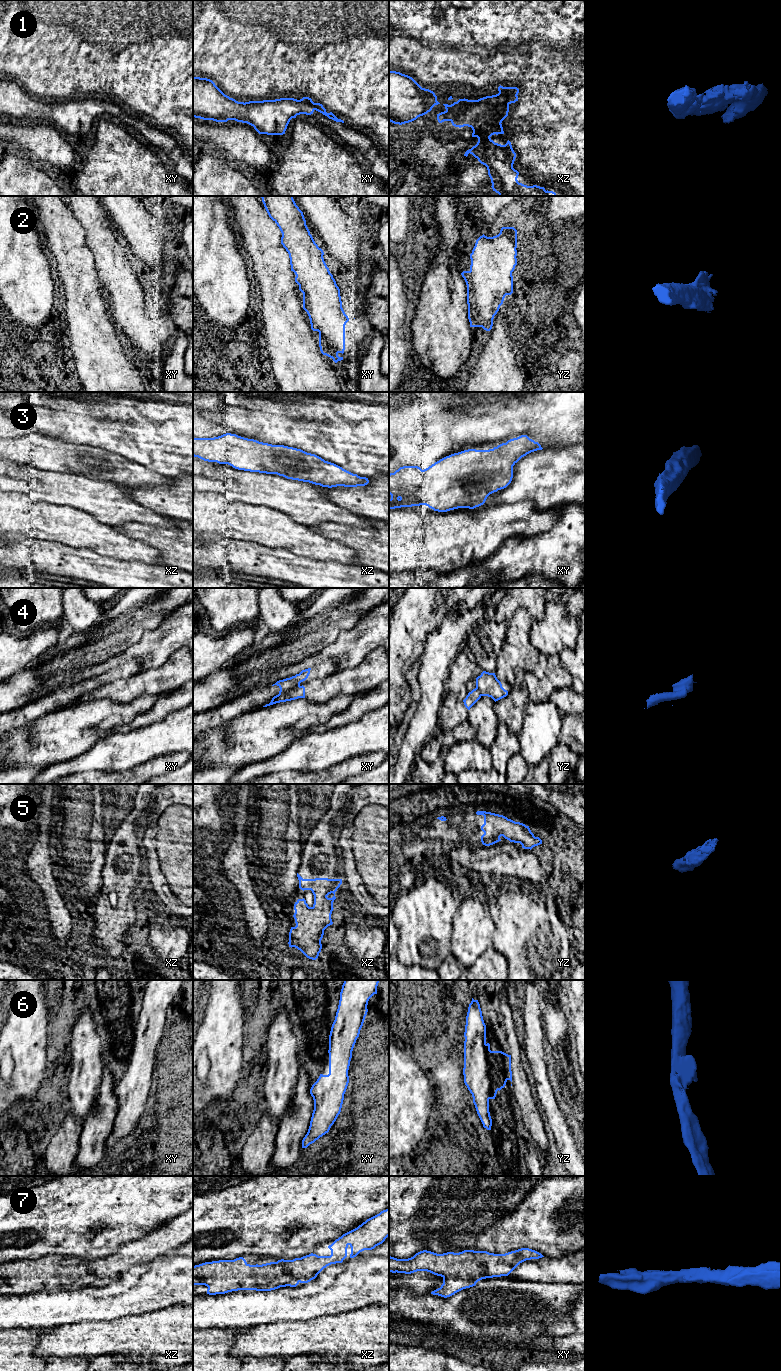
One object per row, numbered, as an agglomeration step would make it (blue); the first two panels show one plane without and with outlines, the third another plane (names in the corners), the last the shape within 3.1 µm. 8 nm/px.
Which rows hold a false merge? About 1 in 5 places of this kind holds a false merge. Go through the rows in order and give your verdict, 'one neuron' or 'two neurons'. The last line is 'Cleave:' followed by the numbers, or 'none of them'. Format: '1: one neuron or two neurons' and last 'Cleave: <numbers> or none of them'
1: one neuron
2: one neuron
3: one neuron
4: two neurons
5: one neuron
6: two neurons
7: one neuron
Cleave: 4, 6

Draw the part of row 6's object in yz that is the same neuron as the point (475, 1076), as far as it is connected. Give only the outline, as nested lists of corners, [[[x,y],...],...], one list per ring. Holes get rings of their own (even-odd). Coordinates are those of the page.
[[[472,998],[464,1032],[464,1083],[472,1094],[477,1114],[487,1130],[491,1130],[487,1072],[482,1063],[486,1051],[486,1025],[478,1000]]]

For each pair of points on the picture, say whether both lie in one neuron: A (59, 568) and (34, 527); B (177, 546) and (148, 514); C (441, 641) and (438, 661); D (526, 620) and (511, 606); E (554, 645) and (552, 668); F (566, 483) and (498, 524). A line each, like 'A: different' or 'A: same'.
A: different
B: different
C: same
D: different
E: different
F: different

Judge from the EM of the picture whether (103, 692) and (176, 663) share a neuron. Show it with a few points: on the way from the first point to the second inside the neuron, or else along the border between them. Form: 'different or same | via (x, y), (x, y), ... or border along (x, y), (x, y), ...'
same | via (121, 690), (127, 690), (146, 682), (158, 680)

